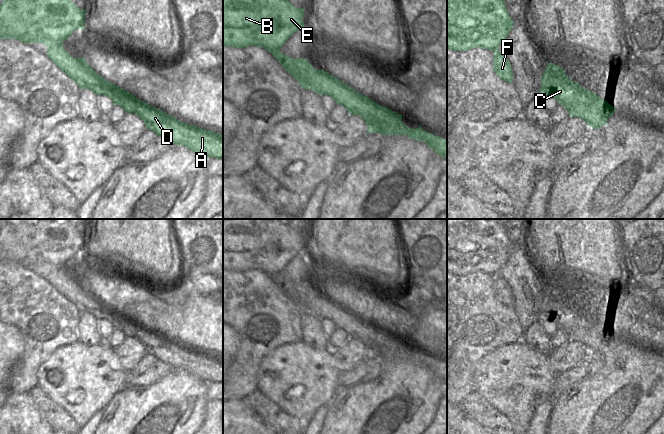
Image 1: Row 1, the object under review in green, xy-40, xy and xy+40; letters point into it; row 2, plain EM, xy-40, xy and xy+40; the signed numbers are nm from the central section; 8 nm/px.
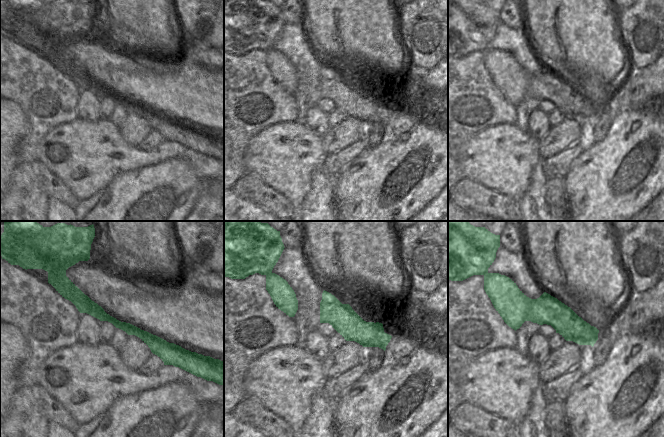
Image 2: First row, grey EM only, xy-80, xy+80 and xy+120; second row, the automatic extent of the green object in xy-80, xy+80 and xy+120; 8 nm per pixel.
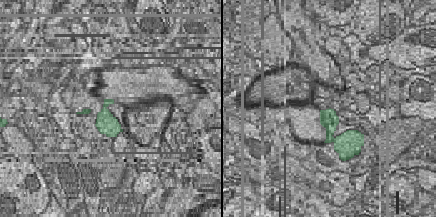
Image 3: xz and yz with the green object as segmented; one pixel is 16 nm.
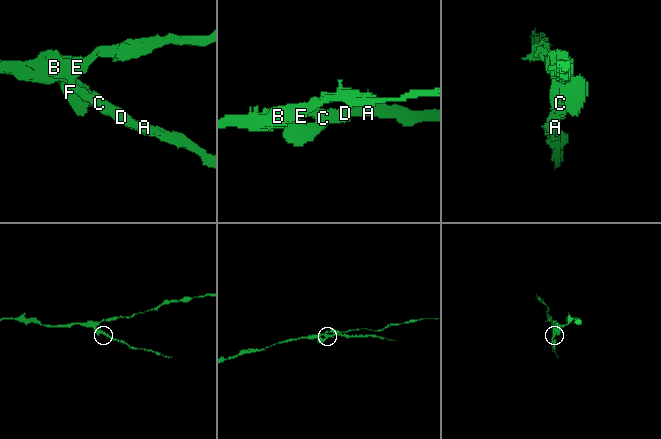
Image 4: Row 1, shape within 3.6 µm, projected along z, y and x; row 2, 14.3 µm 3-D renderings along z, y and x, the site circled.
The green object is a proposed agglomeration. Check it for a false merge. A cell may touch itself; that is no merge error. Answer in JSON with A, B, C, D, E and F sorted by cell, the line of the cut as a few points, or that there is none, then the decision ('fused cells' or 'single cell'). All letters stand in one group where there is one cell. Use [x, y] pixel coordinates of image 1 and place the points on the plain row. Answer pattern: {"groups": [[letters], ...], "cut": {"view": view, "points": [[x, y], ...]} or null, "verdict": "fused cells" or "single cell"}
{"groups": [["A", "C", "D", "F"], ["B", "E"]], "cut": {"view": "xy-40", "points": [[62, 266], [59, 268], [56, 279], [51, 283]]}, "verdict": "fused cells"}

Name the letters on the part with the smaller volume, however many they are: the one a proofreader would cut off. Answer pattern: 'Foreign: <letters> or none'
Foreign: A, C, D, F

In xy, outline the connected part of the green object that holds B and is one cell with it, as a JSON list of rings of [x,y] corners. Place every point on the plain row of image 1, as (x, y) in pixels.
[[[223,219],[223,269],[226,271],[236,271],[242,273],[250,269],[262,271],[273,278],[278,283],[279,276],[283,268],[298,254],[304,253],[304,232],[294,231],[287,223],[279,219]]]

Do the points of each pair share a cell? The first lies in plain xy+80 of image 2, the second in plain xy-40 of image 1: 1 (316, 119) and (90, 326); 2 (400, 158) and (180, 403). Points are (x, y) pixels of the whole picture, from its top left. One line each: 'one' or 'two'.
1: one
2: one

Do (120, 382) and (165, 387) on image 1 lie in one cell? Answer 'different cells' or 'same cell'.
different cells

